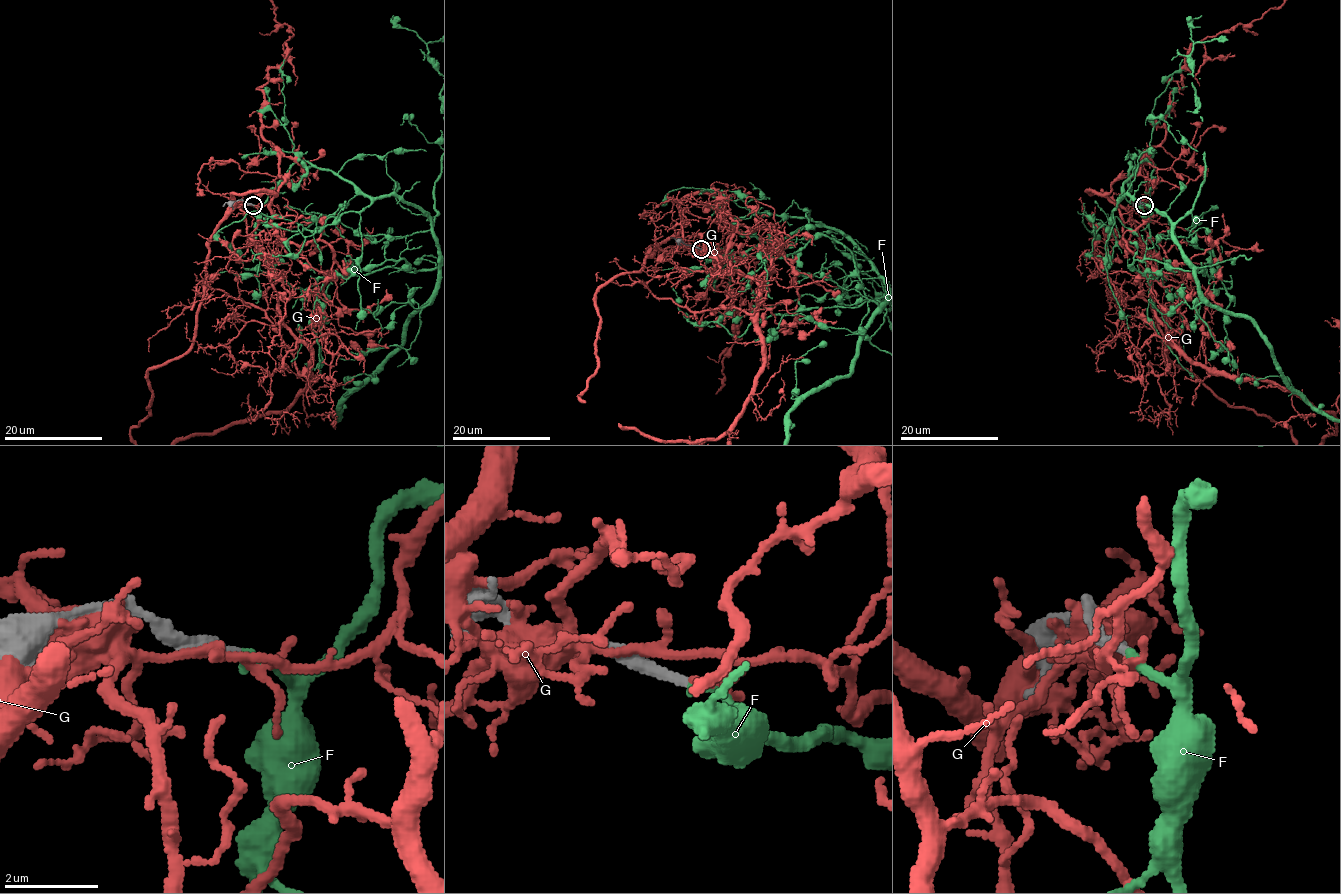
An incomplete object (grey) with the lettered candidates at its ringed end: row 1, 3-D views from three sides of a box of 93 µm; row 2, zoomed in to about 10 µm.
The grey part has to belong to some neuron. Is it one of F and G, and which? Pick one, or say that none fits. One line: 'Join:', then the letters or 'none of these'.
Join: F

